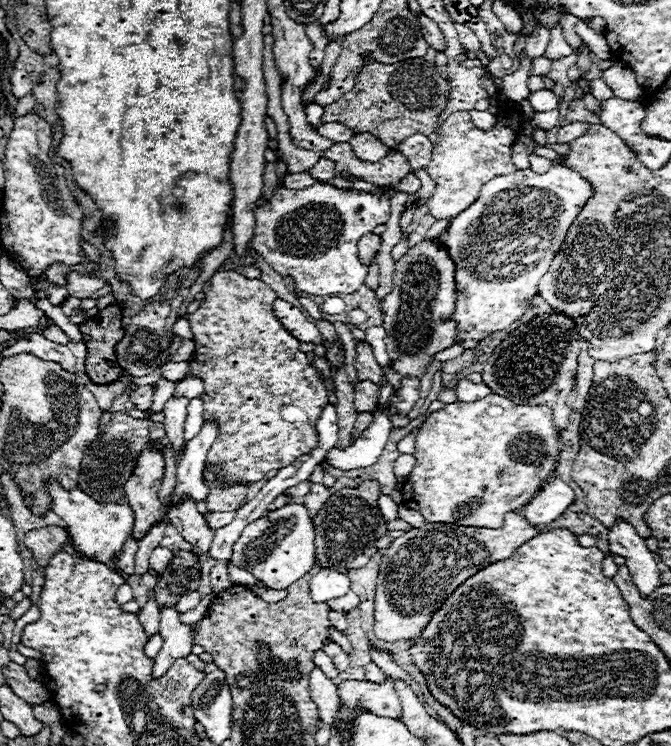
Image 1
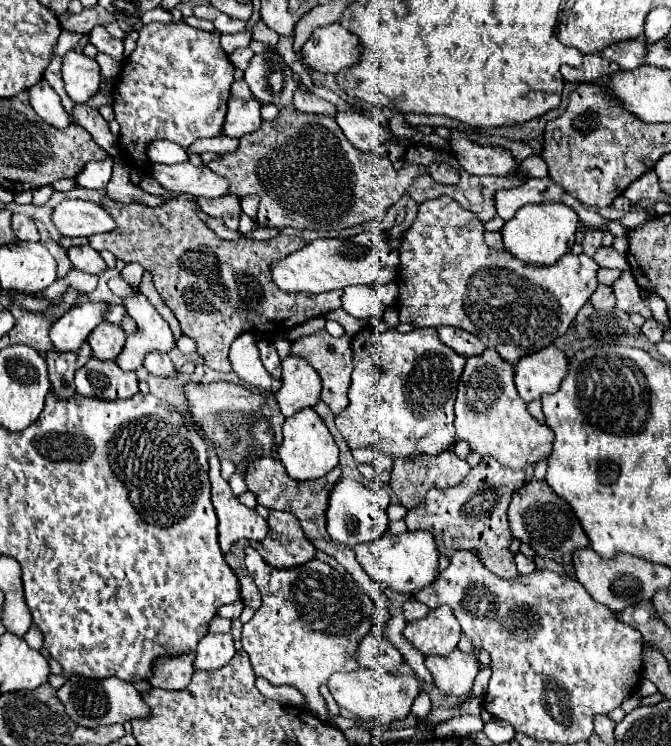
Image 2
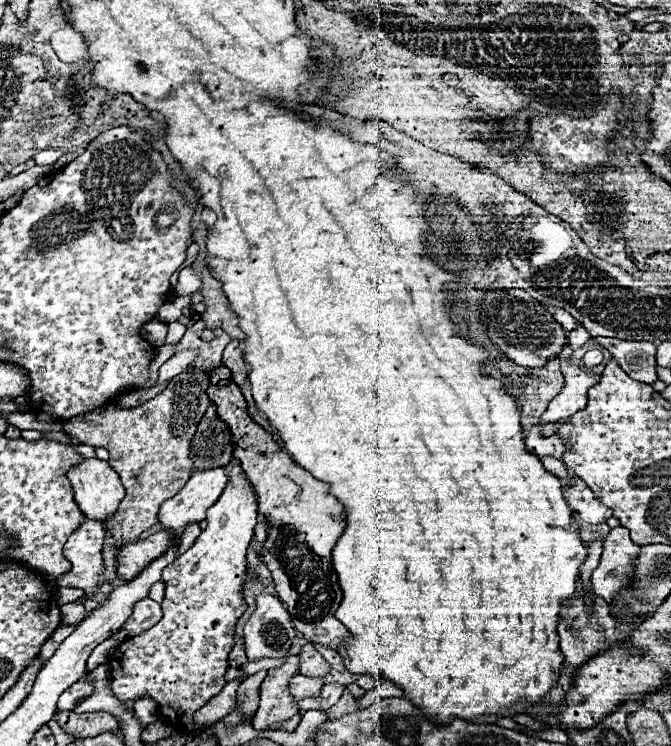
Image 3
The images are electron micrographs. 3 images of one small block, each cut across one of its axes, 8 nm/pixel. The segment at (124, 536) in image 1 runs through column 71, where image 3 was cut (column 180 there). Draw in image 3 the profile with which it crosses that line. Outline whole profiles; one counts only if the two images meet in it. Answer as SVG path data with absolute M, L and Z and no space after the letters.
M208 468L194 472L186 486L160 508L160 524L176 532L176 538L190 522L206 520L206 510L220 498L228 482L226 468Z

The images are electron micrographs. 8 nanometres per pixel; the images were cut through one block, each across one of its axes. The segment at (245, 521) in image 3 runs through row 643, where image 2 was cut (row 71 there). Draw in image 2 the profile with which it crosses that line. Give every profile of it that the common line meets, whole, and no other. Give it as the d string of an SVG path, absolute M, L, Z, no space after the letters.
M154 22L138 30L136 50L126 60L118 86L114 88L112 110L120 124L120 150L126 160L134 160L136 166L148 164L146 146L154 140L170 140L186 148L198 138L214 138L220 134L226 104L230 100L230 84L234 82L234 64L220 46L220 36L192 28L184 22Z

